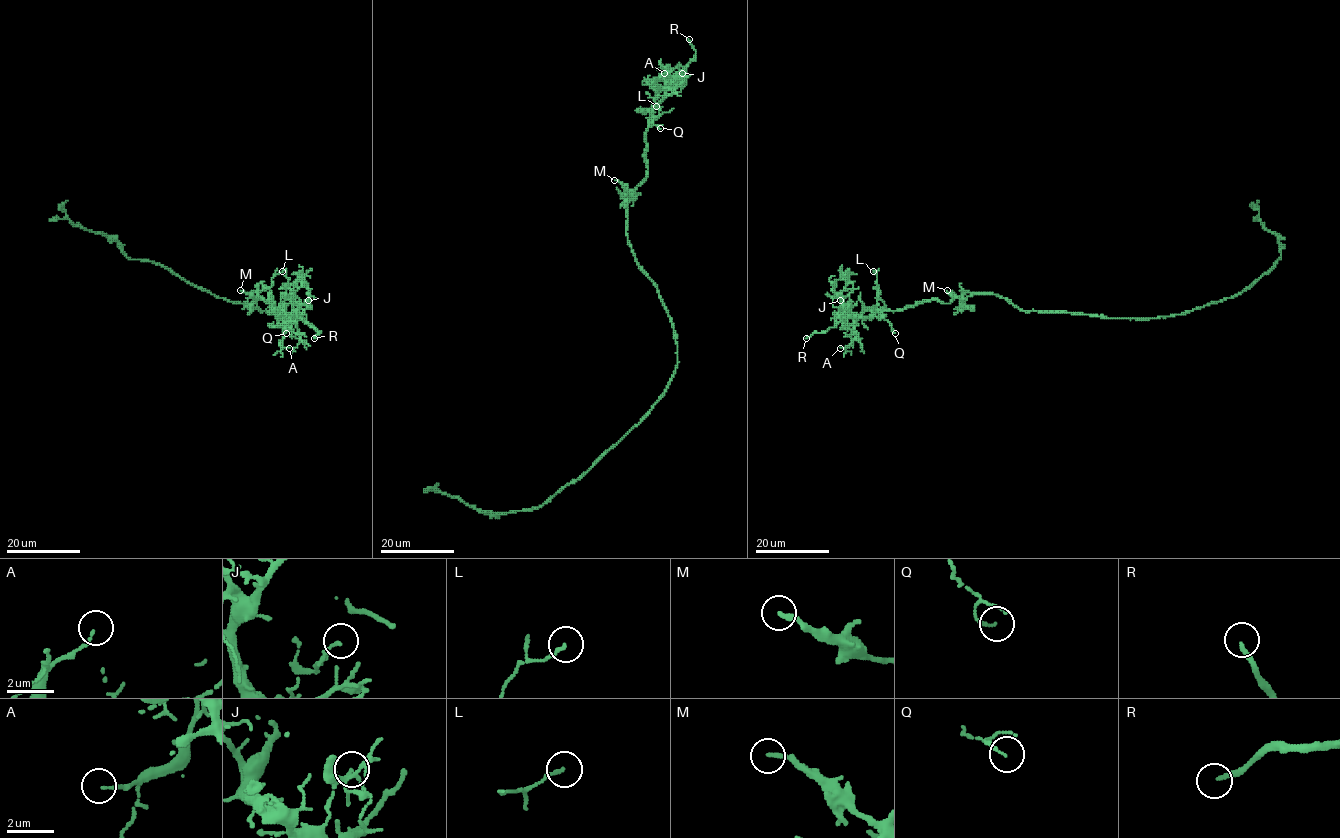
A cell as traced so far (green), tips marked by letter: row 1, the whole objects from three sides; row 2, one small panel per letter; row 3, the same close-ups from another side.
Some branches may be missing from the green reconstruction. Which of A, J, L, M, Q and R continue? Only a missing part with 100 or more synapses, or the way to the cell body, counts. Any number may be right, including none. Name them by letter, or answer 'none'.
R

